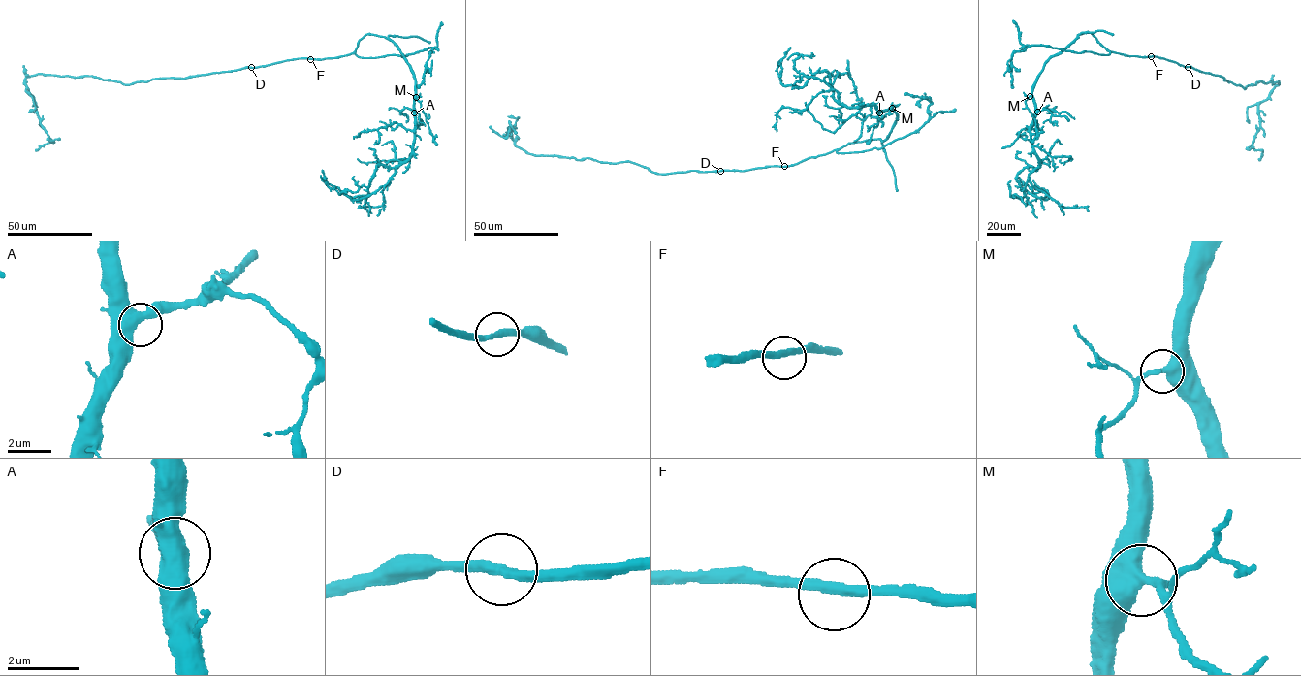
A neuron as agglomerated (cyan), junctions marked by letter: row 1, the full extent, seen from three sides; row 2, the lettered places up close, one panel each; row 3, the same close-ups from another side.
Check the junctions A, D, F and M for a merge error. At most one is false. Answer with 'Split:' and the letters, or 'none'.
Split: none

